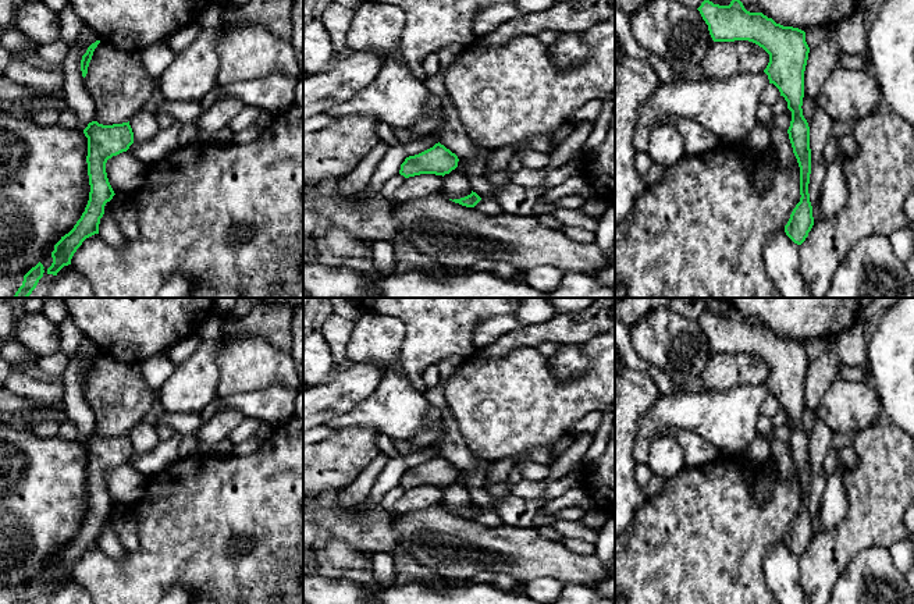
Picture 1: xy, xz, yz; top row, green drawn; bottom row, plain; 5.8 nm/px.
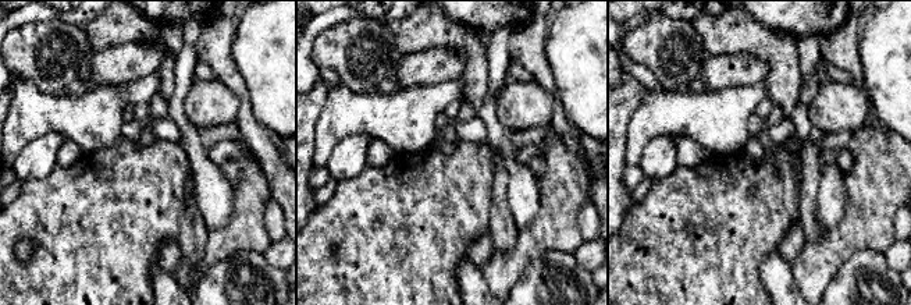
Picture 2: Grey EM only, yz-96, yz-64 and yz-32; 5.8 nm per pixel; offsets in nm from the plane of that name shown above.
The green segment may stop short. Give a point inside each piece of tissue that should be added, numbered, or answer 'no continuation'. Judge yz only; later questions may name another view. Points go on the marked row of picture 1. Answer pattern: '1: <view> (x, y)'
no continuation

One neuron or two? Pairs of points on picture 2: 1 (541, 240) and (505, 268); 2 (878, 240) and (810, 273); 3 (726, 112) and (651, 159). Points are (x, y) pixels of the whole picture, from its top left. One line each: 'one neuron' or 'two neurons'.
1: one neuron
2: one neuron
3: two neurons

